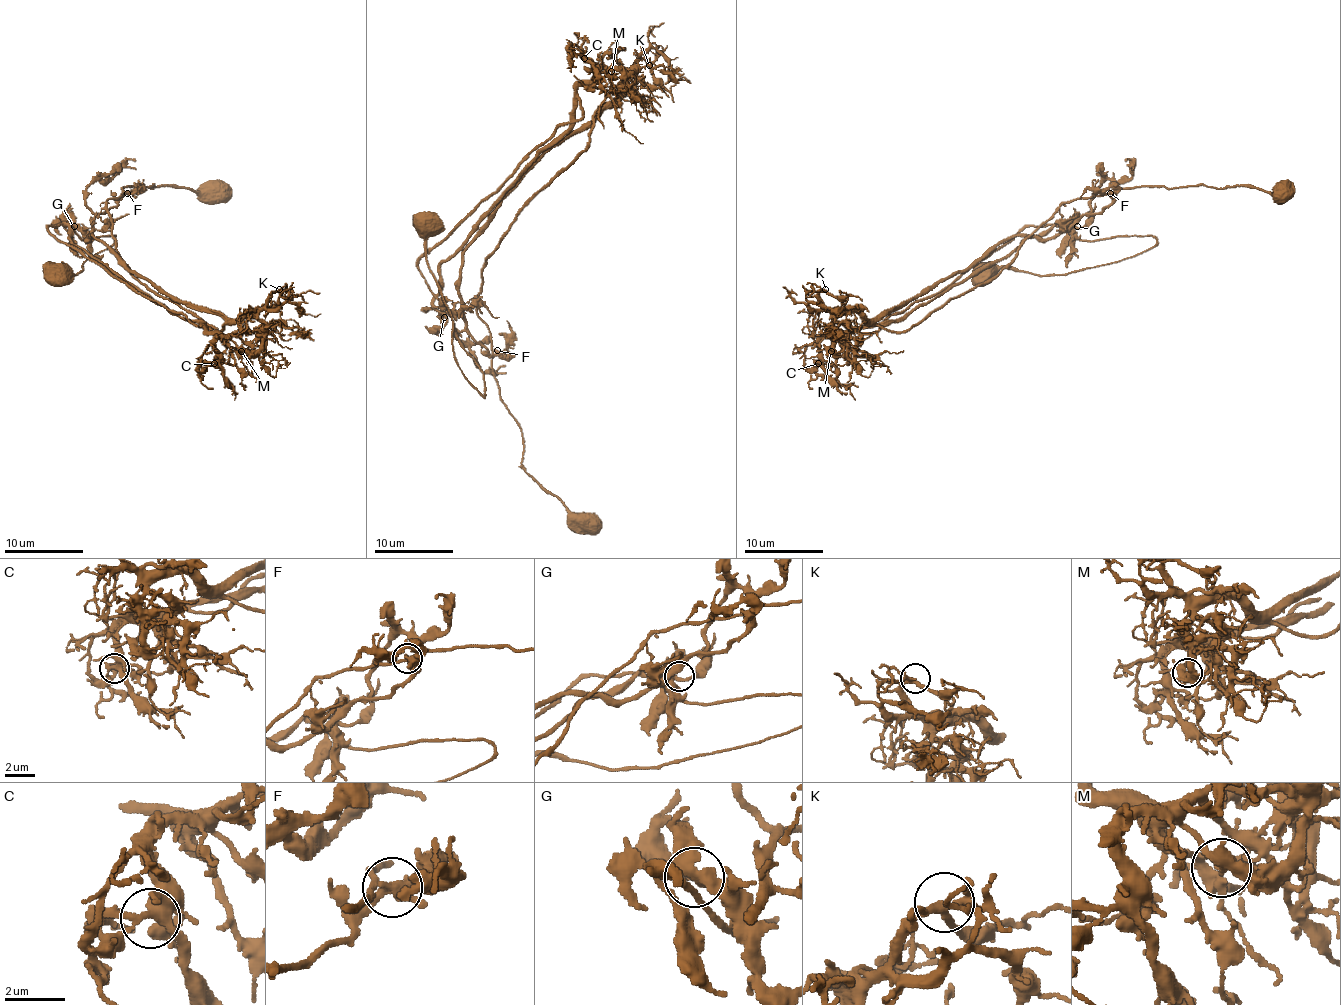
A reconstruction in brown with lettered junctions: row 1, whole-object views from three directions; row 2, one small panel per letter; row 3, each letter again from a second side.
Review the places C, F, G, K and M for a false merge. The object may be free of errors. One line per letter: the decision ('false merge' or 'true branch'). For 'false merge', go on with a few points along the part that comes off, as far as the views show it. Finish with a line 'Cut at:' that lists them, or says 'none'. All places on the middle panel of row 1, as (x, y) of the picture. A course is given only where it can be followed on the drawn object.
C: true branch
F: true branch
G: true branch
K: true branch
M: false merge; foreign part runs (612, 71), (578, 87), (570, 125), (440, 265), (438, 301), (483, 396), (456, 360), (426, 212)
Cut at: M

